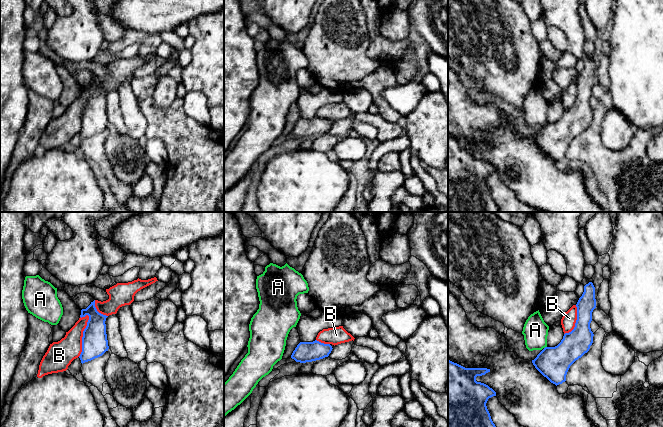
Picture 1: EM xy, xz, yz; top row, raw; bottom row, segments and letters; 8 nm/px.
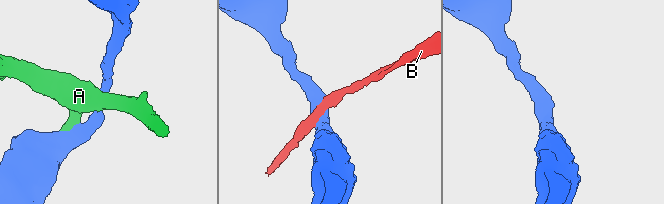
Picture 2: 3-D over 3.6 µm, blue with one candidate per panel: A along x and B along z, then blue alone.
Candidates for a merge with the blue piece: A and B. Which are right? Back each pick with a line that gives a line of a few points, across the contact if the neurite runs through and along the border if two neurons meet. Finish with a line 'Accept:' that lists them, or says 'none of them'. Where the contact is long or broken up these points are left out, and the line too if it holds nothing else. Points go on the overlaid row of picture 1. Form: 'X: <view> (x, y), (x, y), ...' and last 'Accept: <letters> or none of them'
Accept: none of them

